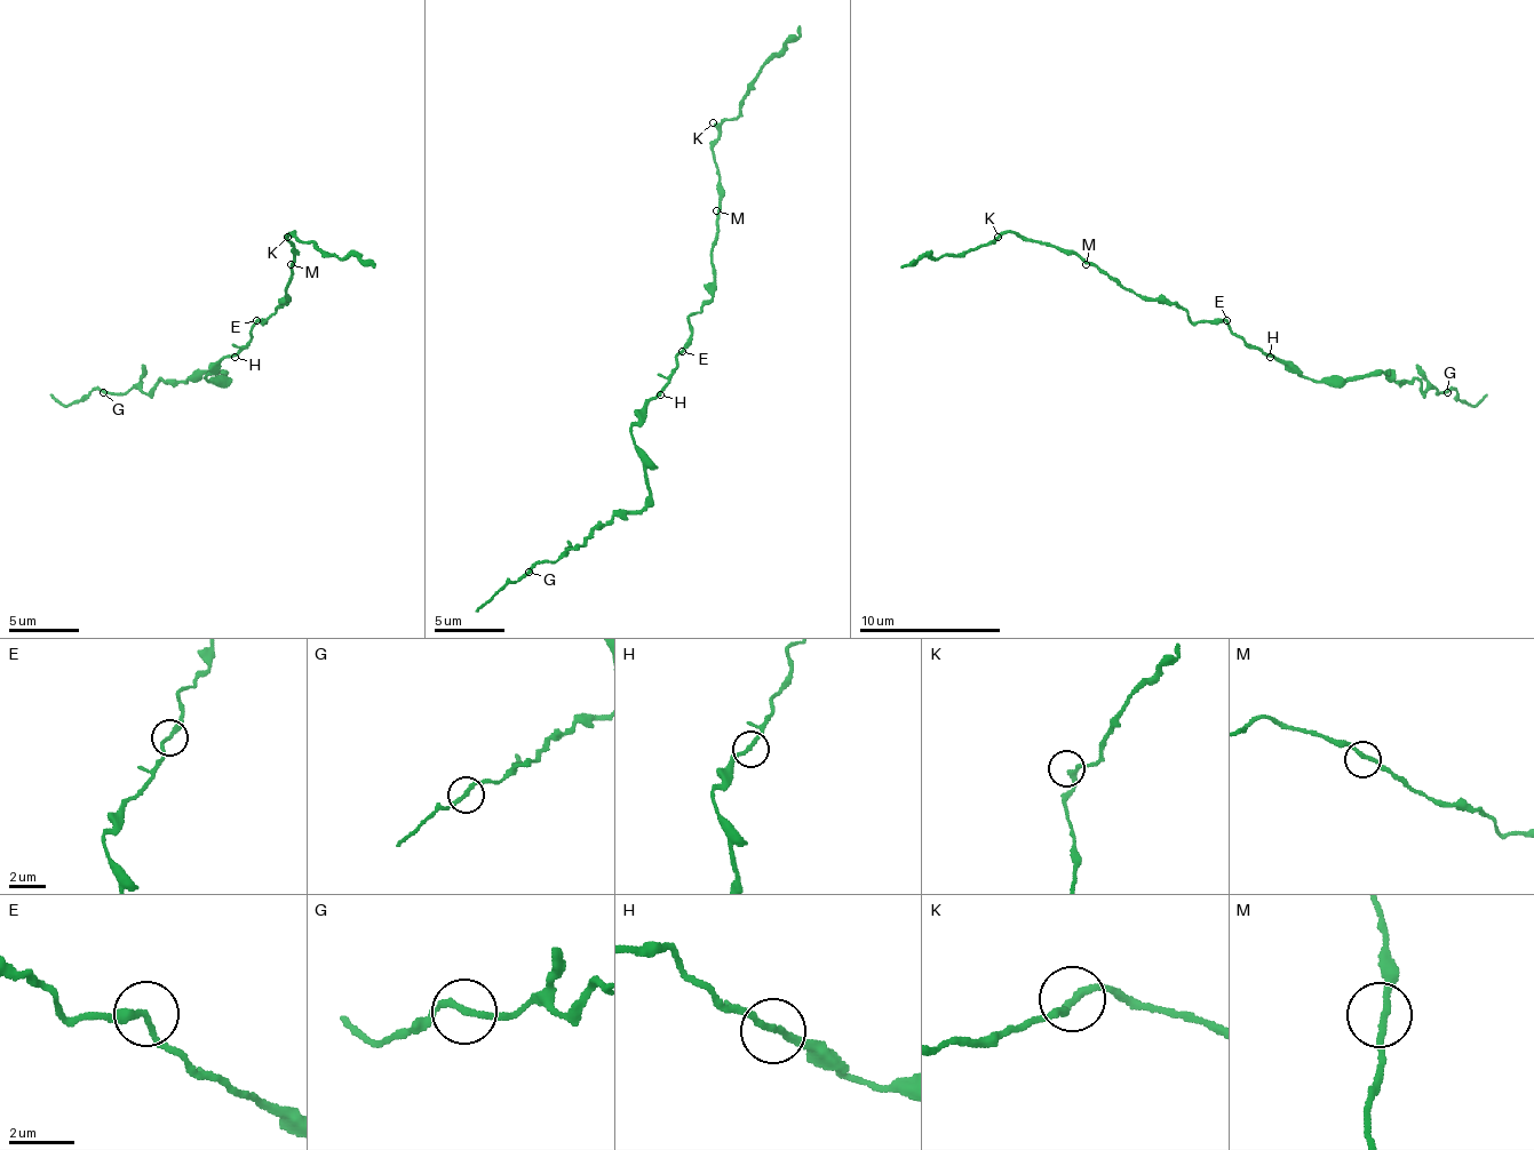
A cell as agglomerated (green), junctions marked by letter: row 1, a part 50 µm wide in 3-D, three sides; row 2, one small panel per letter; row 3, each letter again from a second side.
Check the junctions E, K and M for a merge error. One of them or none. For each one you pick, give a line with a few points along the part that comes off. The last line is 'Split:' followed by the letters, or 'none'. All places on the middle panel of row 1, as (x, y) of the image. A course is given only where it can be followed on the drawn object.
Split: none

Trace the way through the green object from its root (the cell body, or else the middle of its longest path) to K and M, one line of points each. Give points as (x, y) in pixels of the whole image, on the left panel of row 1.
K: (252, 328), (287, 300), (287, 282), (294, 261), (294, 247), (287, 240), (291, 232), (287, 237)
M: (252, 328), (287, 300), (291, 264)

